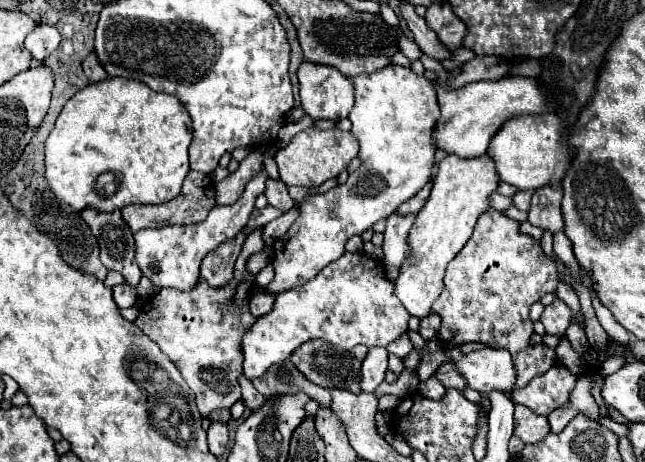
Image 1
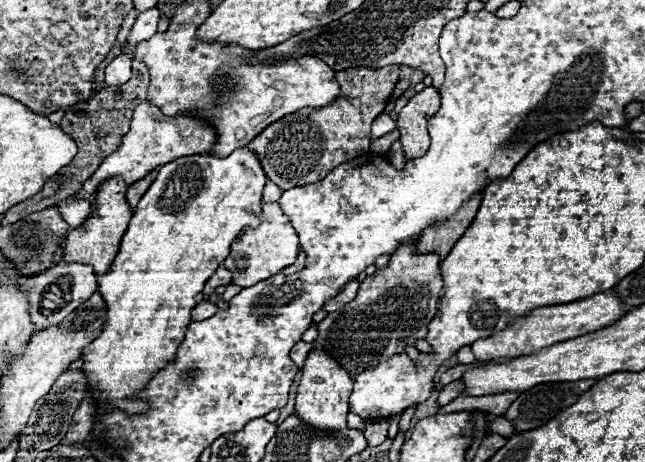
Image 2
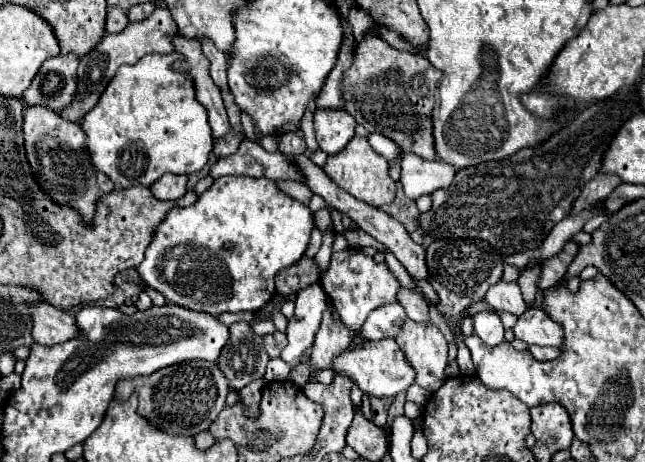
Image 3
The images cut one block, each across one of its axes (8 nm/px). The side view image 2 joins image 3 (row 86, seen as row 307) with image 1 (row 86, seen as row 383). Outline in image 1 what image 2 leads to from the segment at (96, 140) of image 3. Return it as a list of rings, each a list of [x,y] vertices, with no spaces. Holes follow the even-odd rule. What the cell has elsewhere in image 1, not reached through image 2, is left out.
[[[106,78],[76,92],[62,108],[52,134],[46,140],[46,182],[58,200],[74,210],[94,208],[110,212],[128,204],[162,204],[180,194],[188,174],[188,146],[192,120],[184,104],[170,94],[154,92],[146,84],[128,78]]]

